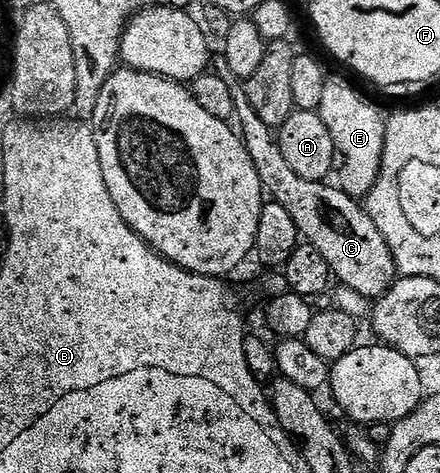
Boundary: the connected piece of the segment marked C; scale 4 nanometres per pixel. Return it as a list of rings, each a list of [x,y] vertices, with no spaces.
[[[229,73],[223,78],[230,87],[232,113],[238,119],[241,140],[247,147],[251,162],[258,171],[259,181],[264,185],[269,198],[286,209],[303,240],[314,246],[326,259],[331,274],[339,284],[351,287],[369,299],[380,297],[393,283],[395,265],[389,245],[370,219],[367,210],[339,186],[332,187],[324,181],[302,179],[296,174],[286,163],[273,128],[264,123],[252,109],[243,82]]]

